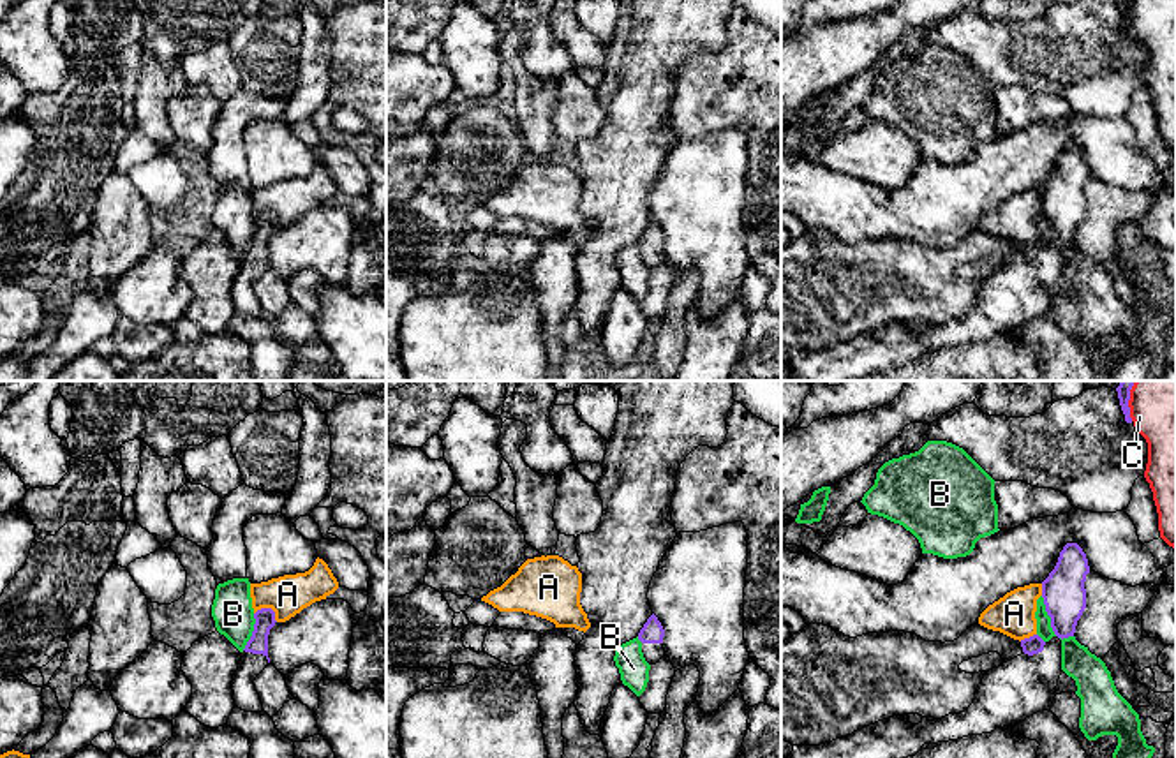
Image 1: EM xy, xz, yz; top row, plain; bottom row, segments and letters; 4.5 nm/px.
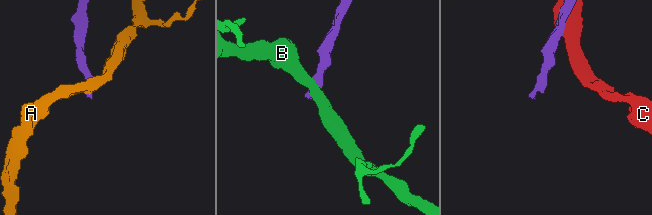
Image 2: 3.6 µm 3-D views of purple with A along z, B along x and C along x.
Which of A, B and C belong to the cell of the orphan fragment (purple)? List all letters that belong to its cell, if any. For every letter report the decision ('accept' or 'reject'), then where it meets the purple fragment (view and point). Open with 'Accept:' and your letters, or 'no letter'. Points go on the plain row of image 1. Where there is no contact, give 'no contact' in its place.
Accept: no letter
A: reject; meets purple in xy at (268, 214)
B: reject; meets purple in yz at (1048, 219)
C: reject; meets purple in yz at (1129, 13)

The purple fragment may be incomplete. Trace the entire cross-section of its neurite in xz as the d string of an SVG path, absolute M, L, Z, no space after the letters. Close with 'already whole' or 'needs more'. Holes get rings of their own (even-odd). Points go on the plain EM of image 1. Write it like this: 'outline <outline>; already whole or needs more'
outline M652 219L638 238L642 257L649 270L656 270L665 261L663 242L665 234L658 222Z; needs more

